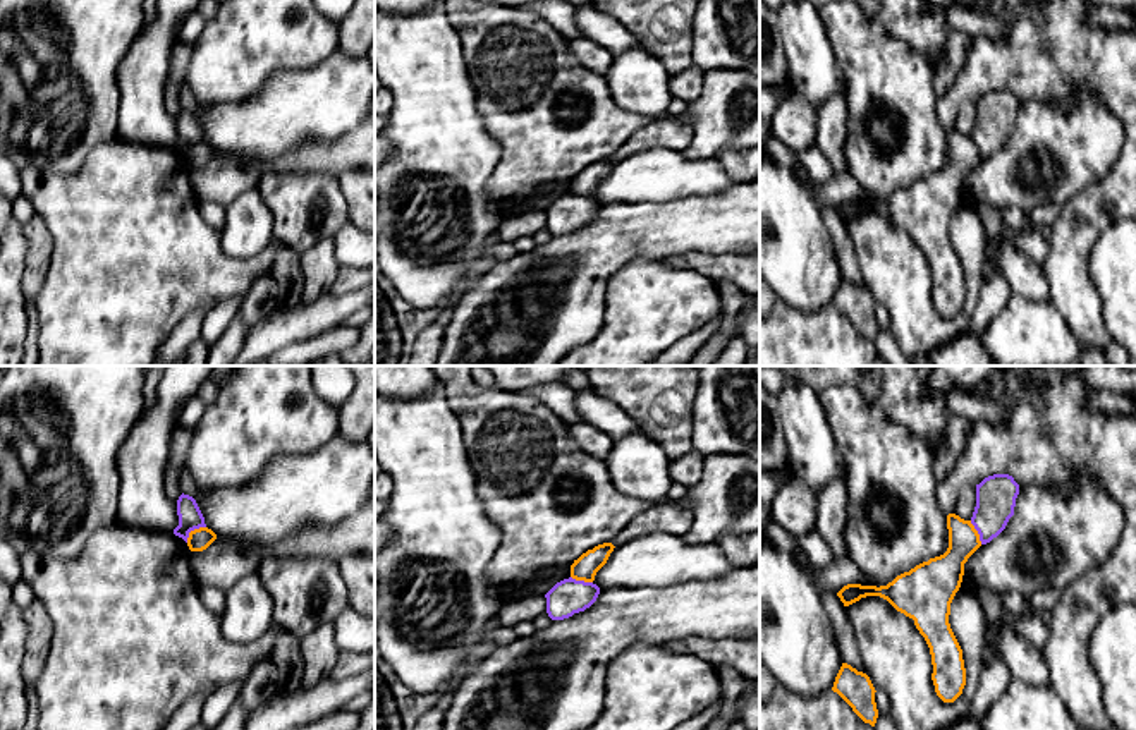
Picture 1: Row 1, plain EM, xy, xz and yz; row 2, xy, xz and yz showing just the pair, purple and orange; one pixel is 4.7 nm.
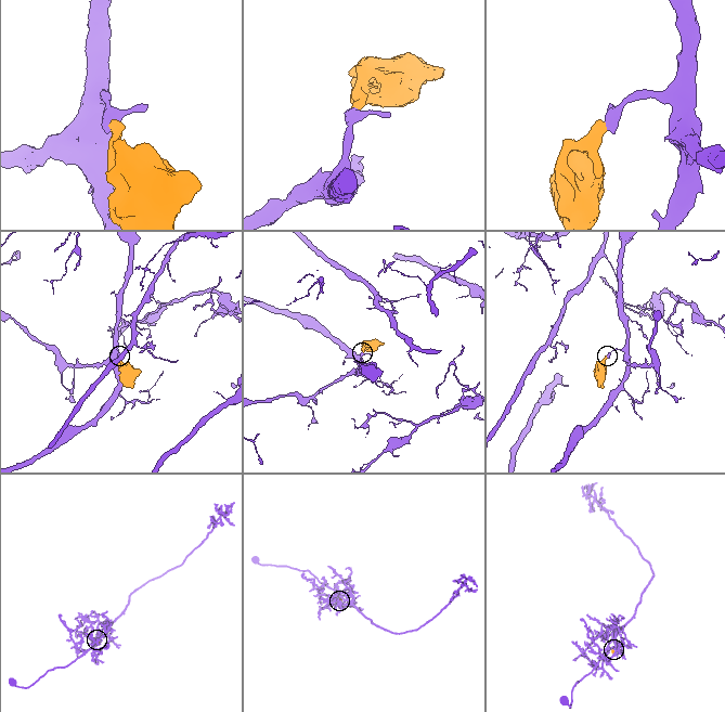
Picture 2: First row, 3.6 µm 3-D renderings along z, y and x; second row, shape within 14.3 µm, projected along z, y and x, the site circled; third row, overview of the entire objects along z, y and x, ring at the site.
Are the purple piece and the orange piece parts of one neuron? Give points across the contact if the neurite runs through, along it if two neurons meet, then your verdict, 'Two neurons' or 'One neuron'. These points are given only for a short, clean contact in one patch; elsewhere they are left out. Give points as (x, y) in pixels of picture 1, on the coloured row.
Boundary: xy (205, 526), (195, 528), (186, 541). Two neurons

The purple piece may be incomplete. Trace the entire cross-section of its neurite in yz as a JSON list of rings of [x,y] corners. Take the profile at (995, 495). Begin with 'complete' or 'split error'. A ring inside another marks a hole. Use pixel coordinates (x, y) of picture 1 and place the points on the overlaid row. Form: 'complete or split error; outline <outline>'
complete; outline [[[993,474],[976,484],[976,507],[971,524],[980,534],[981,544],[990,543],[1014,515],[1019,484],[1009,474]]]

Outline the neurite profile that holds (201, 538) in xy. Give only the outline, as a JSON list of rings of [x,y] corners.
[[[199,527],[189,532],[187,546],[191,551],[203,551],[206,550],[213,541],[217,539],[217,534],[208,527]]]

